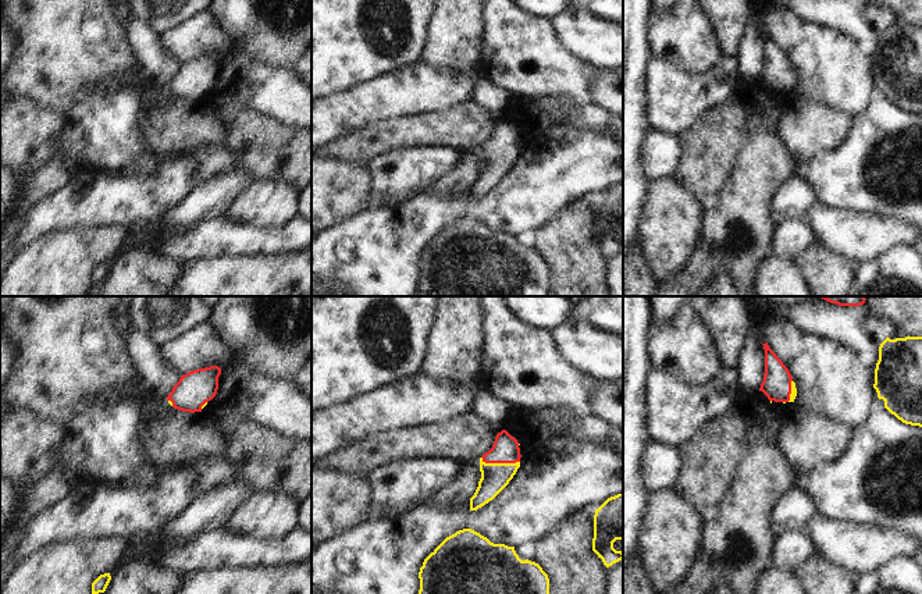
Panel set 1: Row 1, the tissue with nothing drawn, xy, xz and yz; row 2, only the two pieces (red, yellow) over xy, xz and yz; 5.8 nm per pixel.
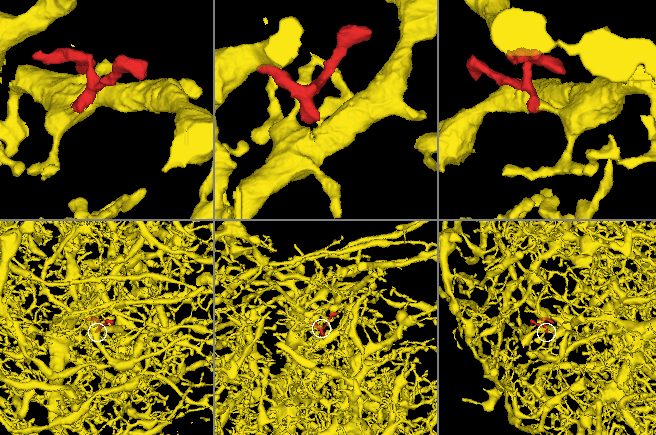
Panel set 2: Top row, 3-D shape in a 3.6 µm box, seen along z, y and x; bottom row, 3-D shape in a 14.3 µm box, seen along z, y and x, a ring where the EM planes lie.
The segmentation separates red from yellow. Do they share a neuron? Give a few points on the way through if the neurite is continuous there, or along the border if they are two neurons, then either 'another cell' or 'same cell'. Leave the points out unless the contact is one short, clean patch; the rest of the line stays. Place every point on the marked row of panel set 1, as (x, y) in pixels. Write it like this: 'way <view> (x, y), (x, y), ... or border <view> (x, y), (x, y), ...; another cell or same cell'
way xz (505, 450), (505, 455), (499, 462), (494, 476); same cell

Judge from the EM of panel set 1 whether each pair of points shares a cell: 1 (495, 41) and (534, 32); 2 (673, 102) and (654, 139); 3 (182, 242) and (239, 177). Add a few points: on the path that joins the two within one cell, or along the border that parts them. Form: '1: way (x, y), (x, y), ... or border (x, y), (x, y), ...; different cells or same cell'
1: way (505, 41), (524, 41); same cell
2: border (651, 128), (679, 137); different cells
3: border (223, 214), (196, 221), (173, 235); different cells

